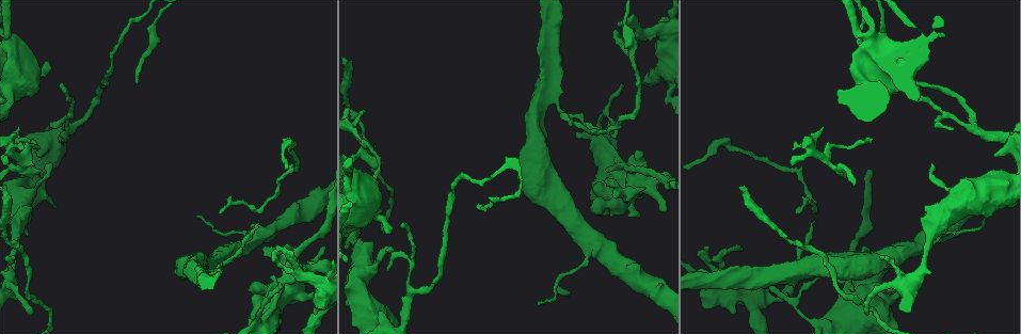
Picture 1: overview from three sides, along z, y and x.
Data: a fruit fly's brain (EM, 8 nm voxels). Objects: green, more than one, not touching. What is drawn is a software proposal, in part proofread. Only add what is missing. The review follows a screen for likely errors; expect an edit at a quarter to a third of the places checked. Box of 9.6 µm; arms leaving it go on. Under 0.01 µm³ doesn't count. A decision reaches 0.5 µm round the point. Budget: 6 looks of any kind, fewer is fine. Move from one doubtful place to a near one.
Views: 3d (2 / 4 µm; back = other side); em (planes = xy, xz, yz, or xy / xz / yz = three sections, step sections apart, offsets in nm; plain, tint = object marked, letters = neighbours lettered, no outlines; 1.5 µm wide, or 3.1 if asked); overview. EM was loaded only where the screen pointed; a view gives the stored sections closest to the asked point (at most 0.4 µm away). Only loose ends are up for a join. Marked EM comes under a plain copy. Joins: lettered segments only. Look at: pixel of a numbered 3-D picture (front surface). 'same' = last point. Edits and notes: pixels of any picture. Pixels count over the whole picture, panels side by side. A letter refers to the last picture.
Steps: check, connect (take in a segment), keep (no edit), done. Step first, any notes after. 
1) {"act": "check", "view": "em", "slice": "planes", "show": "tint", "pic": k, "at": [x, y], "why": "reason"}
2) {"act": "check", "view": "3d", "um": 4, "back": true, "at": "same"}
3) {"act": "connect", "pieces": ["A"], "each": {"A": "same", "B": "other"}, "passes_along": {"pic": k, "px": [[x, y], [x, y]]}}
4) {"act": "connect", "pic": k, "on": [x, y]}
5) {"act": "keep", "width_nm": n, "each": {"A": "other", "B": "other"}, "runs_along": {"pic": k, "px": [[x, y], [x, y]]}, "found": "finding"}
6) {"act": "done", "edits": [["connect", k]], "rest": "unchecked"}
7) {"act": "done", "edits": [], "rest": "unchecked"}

{"act": "check", "view": "3d", "um": 2, "pic": 1, "at": [870, 139], "why": "thin end"}

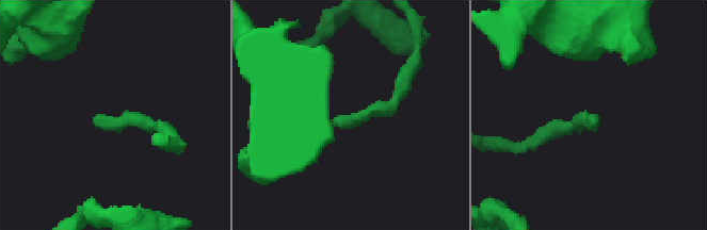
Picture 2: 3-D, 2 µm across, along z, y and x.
{"act": "check", "view": "em", "slice": "planes", "show": "letters", "pic": 2, "at": [590, 117]}

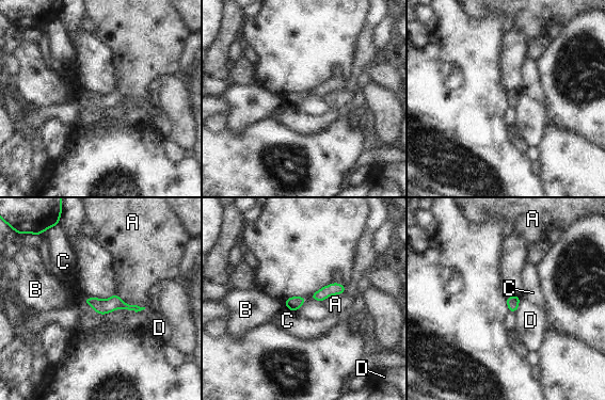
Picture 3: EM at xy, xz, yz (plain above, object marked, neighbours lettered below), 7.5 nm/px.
{"act": "keep", "each": {"A": "other", "B": "other", "C": "other", "D": "other"}, "border": {"pic": 3, "px": [[521, 300], [515, 313]]}, "found": "none of them fits"}

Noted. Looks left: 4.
{"act": "check", "view": "em", "slice": "planes", "show": "letters", "pic": 1, "at": [197, 219], "why": "free end"}

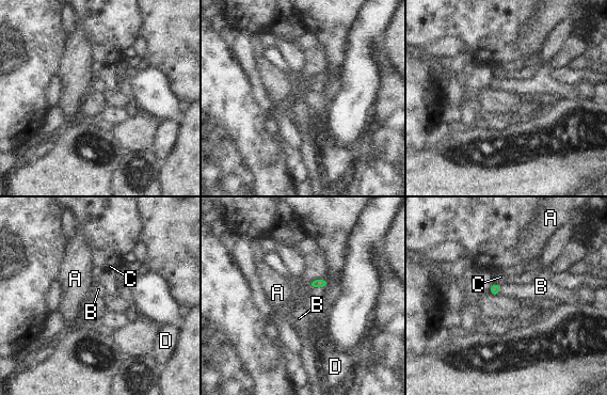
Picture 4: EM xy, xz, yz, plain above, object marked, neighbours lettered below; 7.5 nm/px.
{"act": "connect", "pieces": ["B"], "each": {"A": "other", "B": "same", "C": "other", "D": "other"}, "passes_along": {"pic": 4, "px": [[495, 288], [499, 289], [524, 288]]}, "found": "it goes on there"}

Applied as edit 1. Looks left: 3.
{"act": "done", "edits": [["connect", 4]], "rest": "unchecked"}

